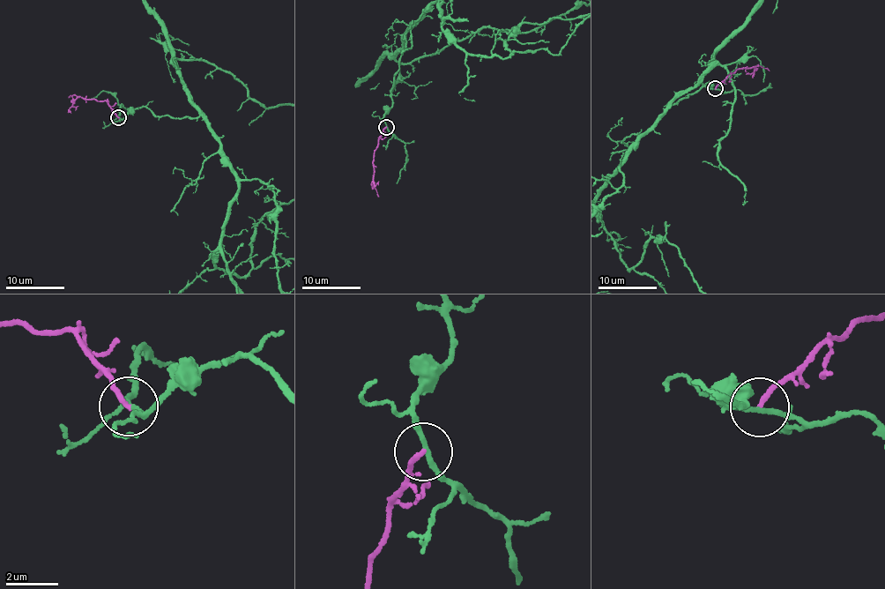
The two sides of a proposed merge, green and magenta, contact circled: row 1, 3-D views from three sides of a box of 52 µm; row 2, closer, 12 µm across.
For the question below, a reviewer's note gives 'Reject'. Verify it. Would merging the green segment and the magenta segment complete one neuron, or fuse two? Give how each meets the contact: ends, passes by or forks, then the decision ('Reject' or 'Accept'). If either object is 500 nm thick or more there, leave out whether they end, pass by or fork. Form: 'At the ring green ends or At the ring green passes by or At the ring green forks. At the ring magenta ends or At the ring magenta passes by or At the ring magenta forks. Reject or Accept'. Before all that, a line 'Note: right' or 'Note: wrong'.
Note: right
At the ring green passes by. At the ring magenta ends. Reject

